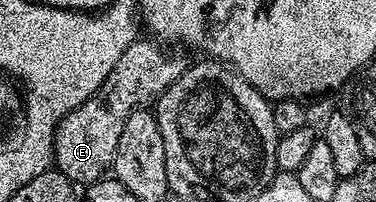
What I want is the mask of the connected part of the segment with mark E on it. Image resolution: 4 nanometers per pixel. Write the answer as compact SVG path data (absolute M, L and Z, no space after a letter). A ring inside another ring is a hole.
M145 38L135 39L124 53L120 53L120 61L112 65L112 73L108 73L100 89L78 106L78 115L67 115L57 128L54 136L56 167L76 185L96 183L107 174L114 161L116 145L120 145L120 133L124 133L124 121L128 121L134 111L149 108L186 72L187 60L161 51L166 49Z

